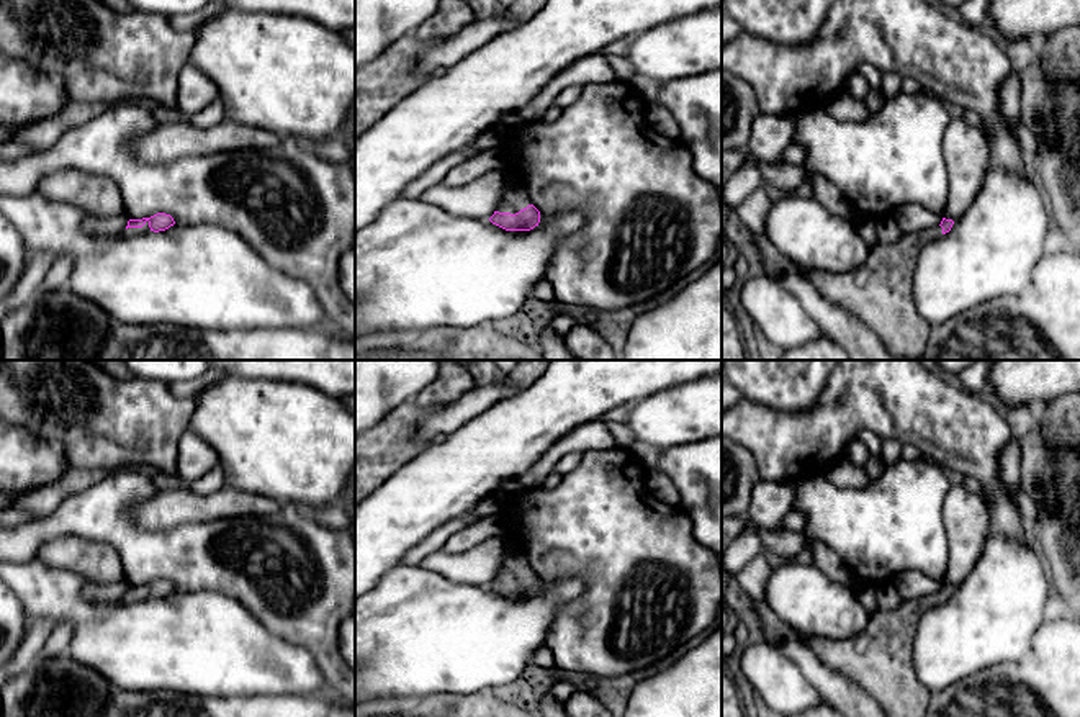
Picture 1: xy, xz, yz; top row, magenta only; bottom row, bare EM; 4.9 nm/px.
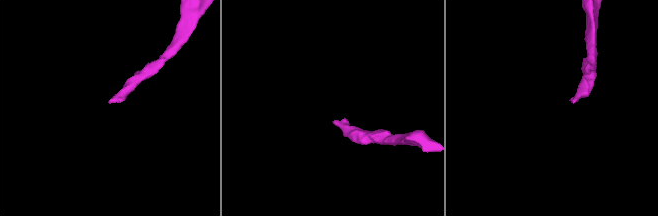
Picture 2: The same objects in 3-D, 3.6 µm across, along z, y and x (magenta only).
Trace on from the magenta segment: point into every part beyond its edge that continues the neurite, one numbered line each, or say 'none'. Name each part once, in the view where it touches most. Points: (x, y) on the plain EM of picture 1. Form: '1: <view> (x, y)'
1: xz (514, 565)

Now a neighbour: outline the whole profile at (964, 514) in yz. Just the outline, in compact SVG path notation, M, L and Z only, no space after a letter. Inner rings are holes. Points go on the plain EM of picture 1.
M952 485L943 506L947 532L947 568L943 584L954 589L969 576L979 561L990 534L990 519L982 498Z

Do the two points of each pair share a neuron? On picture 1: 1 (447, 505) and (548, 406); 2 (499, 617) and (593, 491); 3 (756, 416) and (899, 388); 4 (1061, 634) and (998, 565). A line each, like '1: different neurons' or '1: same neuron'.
1: same neuron
2: different neurons
3: same neuron
4: different neurons

